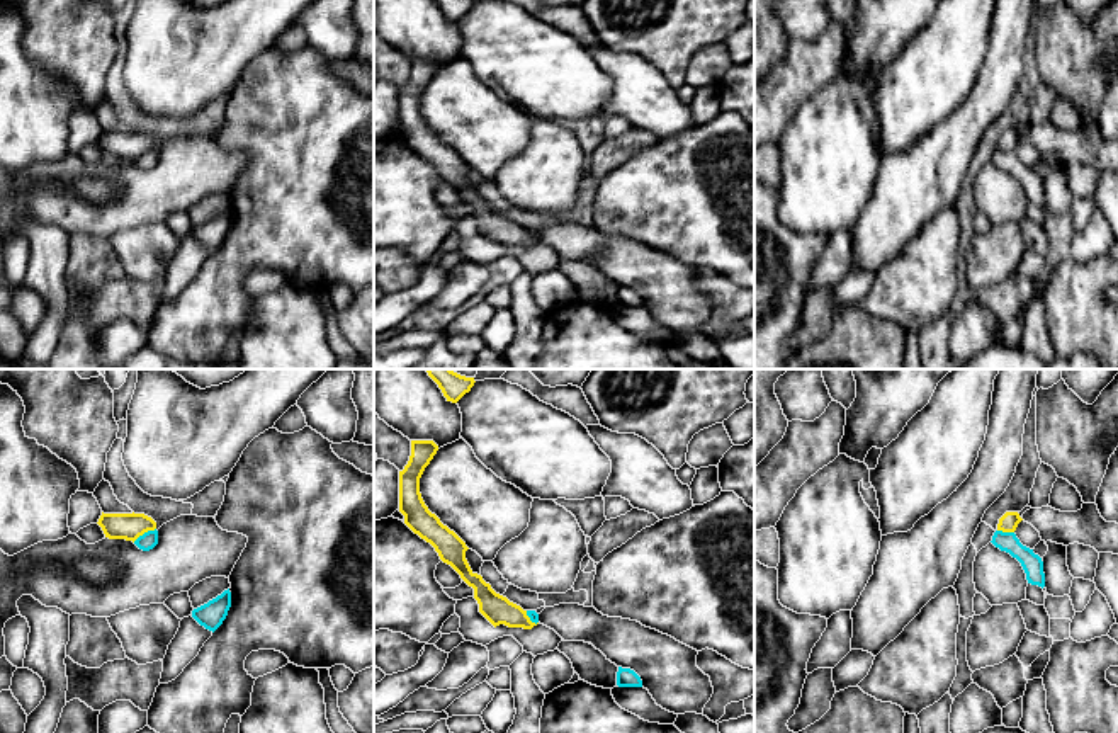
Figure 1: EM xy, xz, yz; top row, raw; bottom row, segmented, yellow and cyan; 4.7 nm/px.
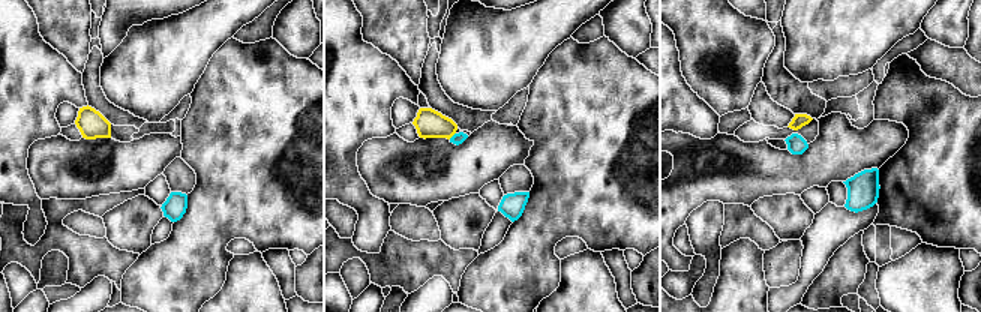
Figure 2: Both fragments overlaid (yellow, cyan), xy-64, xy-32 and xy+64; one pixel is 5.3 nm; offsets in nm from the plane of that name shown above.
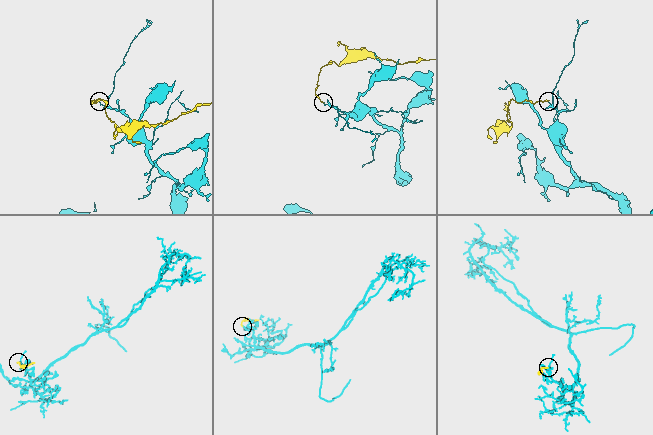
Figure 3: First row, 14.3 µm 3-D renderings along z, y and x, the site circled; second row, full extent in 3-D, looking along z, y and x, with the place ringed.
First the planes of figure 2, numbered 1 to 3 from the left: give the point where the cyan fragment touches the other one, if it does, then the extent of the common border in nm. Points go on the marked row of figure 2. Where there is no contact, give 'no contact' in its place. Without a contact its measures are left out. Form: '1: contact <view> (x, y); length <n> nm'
1: no contact
2: contact xy-32 (452, 135); length 50 nm
3: no contact

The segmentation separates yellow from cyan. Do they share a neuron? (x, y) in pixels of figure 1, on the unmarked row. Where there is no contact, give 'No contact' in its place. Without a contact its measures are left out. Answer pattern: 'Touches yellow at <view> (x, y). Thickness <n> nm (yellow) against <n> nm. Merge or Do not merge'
Touches yellow at xy (143, 152). Thickness 130 nm (yellow) against 80 nm. Do not merge

